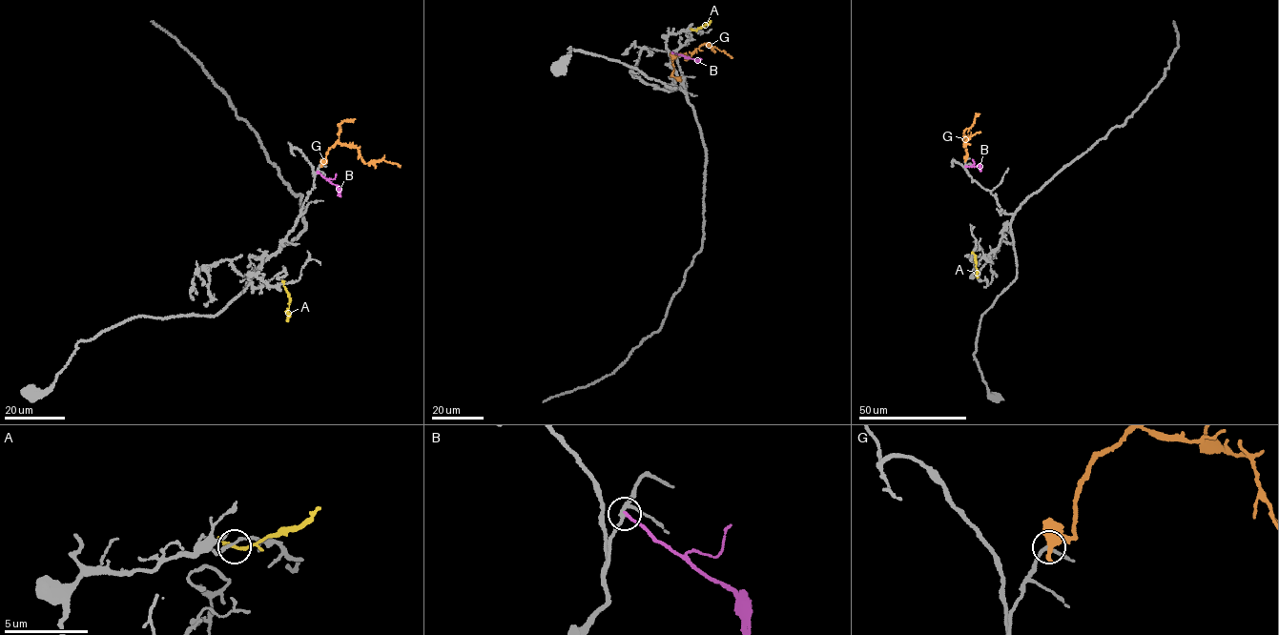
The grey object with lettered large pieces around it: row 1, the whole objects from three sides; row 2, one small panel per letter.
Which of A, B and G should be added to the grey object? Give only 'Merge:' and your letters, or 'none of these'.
Merge: none of these

